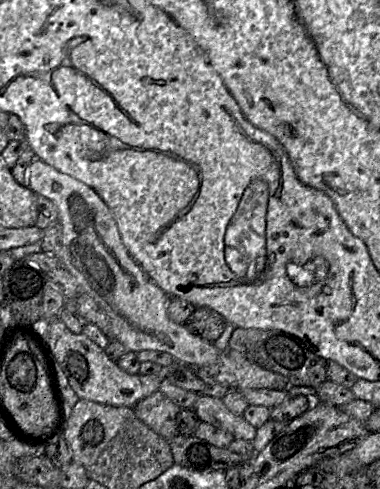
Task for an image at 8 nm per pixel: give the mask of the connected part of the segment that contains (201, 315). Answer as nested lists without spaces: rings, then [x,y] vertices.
[[[196,307],[183,325],[191,334],[214,343],[222,335],[227,322],[221,314],[209,307]]]

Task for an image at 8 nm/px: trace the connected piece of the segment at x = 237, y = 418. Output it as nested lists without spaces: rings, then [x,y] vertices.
[[[199,394],[193,409],[200,422],[206,422],[233,434],[235,439],[253,441],[257,428],[243,416],[233,414],[222,399]]]

